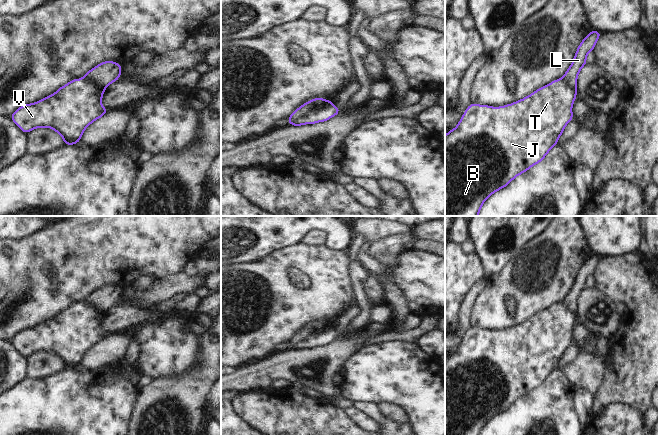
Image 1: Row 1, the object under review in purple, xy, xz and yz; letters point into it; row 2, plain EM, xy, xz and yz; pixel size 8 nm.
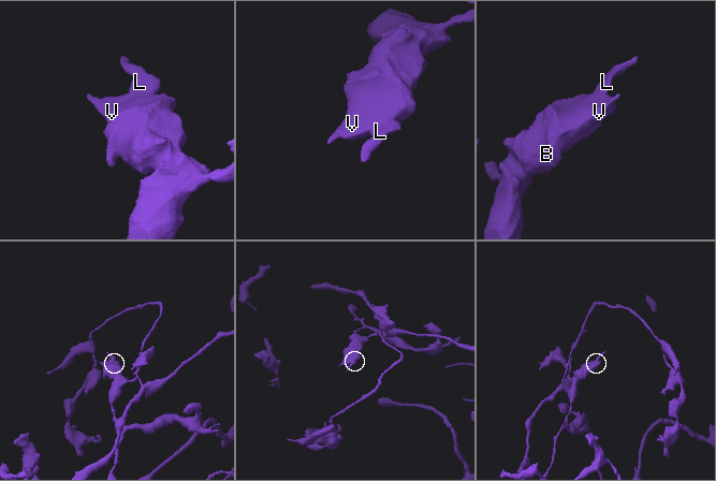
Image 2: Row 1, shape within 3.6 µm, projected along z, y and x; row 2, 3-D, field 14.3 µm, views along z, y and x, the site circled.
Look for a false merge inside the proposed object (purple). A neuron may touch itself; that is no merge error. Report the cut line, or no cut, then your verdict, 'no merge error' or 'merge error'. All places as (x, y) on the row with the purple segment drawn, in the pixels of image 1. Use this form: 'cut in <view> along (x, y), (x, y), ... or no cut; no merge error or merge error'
cut in xz along (327, 101), (318, 107), (307, 110), (288, 123); merge error

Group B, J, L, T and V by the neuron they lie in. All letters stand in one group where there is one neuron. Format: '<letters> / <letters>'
B J T V / L

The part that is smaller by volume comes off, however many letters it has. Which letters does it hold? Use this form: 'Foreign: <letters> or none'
Foreign: L

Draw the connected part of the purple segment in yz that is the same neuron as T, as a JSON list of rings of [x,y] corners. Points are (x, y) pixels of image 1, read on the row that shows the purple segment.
[[[556,79],[509,105],[491,107],[471,103],[458,125],[445,135],[445,216],[478,216],[490,195],[540,163],[558,144],[565,126],[574,118],[572,106],[576,98],[576,90],[570,88],[563,79]]]

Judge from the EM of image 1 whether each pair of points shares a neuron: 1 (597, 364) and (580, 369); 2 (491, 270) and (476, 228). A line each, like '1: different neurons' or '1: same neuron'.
1: same neuron
2: same neuron

